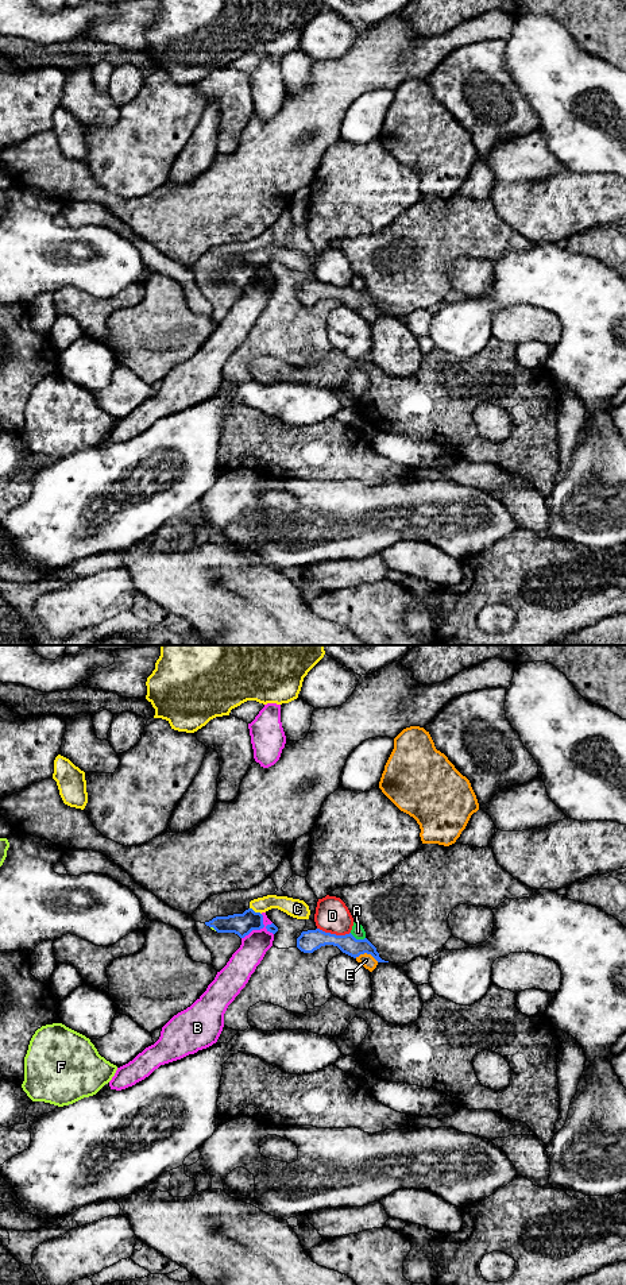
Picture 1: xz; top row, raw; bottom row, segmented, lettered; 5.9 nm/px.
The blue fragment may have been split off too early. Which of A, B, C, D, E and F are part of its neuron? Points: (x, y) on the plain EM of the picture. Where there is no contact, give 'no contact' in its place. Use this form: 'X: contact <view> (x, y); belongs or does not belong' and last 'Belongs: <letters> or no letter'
A: contact xz (358, 292); does not belong
B: contact xz (257, 281); does not belong
C: contact xz (254, 263); does not belong
D: contact xz (333, 286); does not belong
E: contact xz (367, 305); does not belong
F: contact xz (213, 280); does not belong
Belongs: no letter

